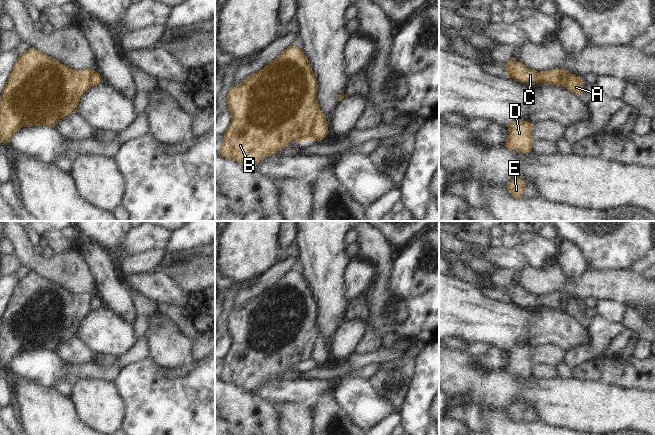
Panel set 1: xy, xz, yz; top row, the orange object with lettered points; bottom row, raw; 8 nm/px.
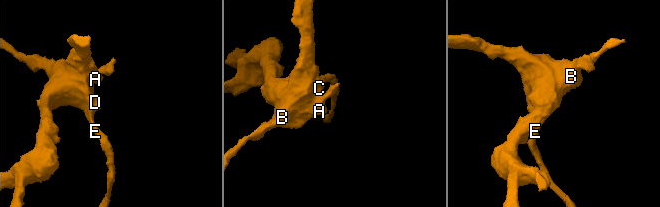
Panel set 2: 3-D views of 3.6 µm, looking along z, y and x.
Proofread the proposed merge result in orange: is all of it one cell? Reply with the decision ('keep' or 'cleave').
cleave

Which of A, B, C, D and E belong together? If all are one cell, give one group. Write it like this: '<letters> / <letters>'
A / B C D E

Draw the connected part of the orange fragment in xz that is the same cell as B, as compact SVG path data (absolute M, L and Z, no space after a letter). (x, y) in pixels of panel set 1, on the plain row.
M291 269L262 294L247 301L239 310L230 312L227 332L231 337L231 347L224 357L218 378L251 391L289 371L292 364L298 368L310 365L314 340L319 334L317 317L315 297L307 281L302 273Z

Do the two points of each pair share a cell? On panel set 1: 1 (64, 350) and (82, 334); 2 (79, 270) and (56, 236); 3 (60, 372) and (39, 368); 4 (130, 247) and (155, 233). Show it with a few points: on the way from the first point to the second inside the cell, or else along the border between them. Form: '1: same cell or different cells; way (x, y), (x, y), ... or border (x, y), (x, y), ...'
1: different cells; border (76, 336), (96, 352)
2: different cells; border (72, 245), (67, 250), (54, 255)
3: same cell; way (55, 371), (44, 368)
4: same cell; way (136, 241), (149, 237)

